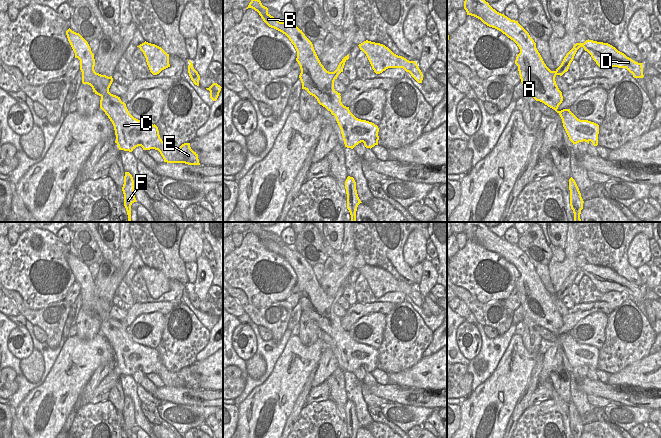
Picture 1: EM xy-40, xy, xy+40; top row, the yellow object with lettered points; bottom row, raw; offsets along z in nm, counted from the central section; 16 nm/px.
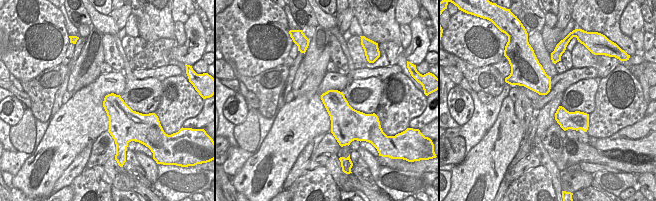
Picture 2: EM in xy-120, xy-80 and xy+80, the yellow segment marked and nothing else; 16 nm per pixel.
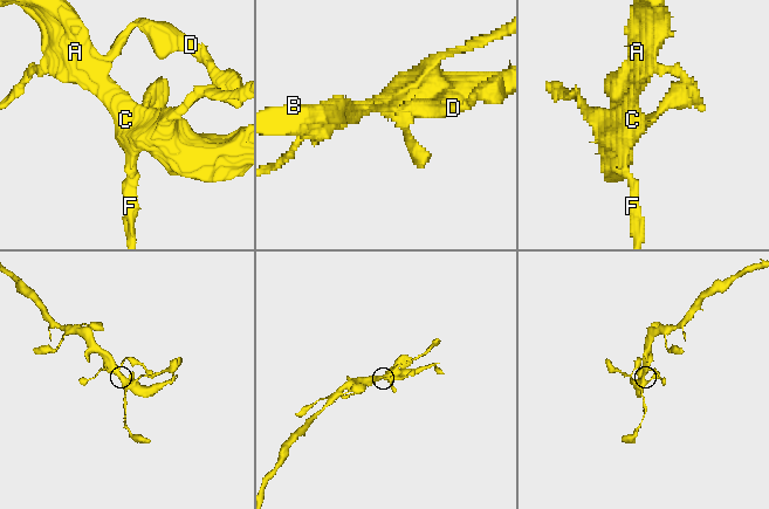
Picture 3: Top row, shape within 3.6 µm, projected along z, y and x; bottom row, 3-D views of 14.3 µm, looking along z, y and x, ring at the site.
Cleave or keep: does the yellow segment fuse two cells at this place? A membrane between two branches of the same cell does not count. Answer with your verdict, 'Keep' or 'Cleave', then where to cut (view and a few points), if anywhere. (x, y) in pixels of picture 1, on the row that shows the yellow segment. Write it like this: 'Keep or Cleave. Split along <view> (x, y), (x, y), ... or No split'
Keep. No split

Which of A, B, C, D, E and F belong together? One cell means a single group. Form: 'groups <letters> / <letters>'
groups A B C D E F

